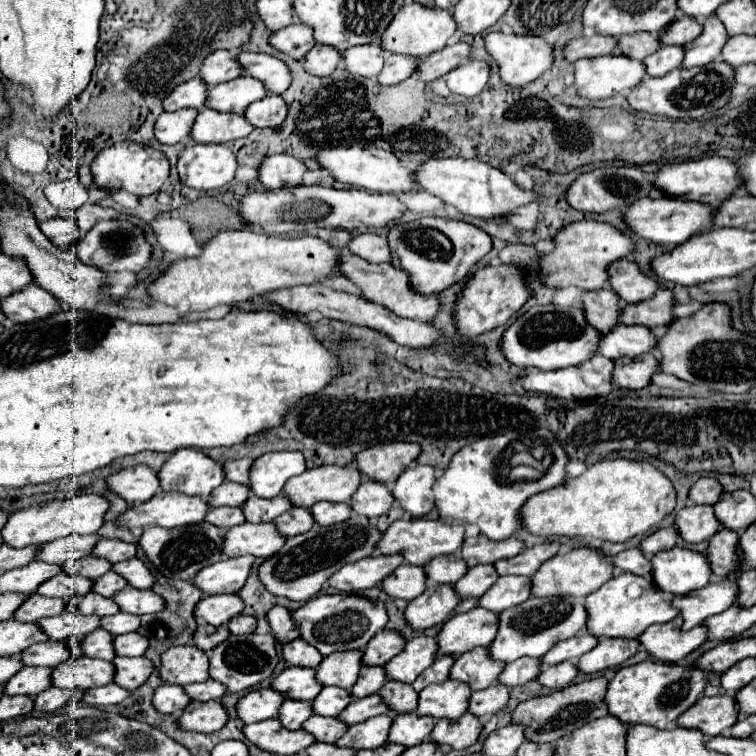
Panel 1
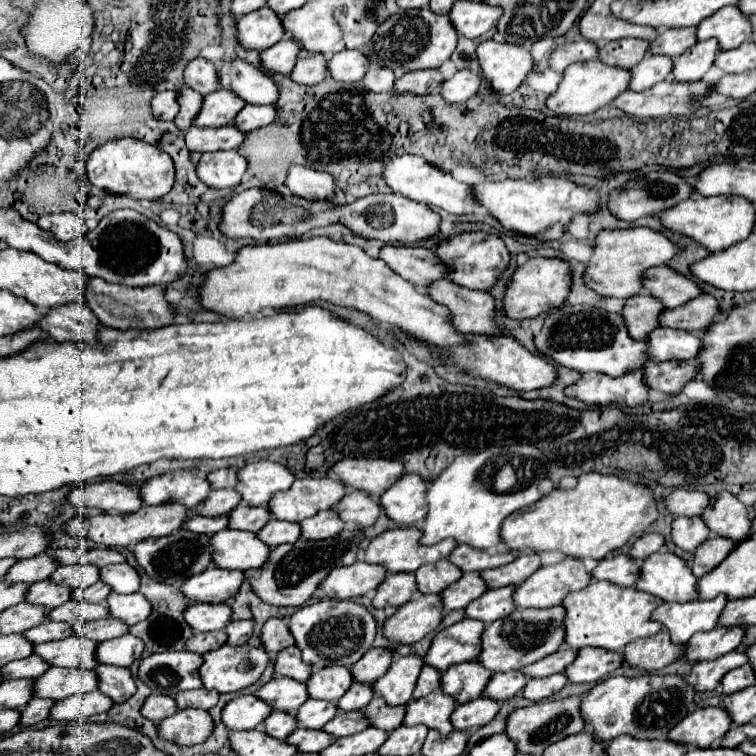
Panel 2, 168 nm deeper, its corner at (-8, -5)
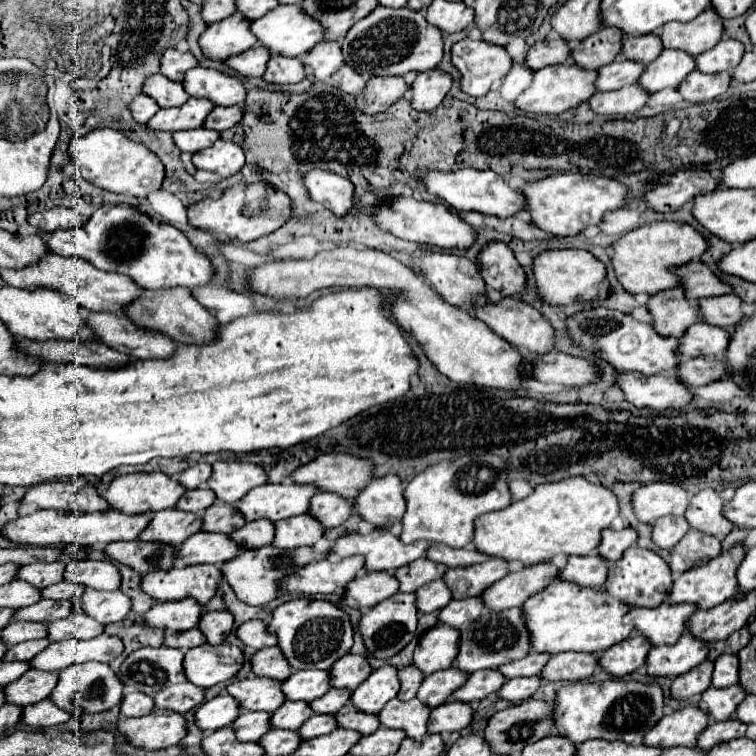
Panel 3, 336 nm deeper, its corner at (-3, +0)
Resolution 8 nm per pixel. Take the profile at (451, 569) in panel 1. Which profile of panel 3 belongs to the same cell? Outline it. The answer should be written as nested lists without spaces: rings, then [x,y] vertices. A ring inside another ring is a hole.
[[[421,557],[421,559],[417,559],[415,563],[409,563],[409,565],[405,565],[405,567],[399,567],[399,569],[395,571],[395,577],[397,577],[399,583],[401,583],[399,591],[403,591],[403,593],[413,593],[413,591],[417,591],[419,587],[423,587],[425,583],[443,577],[445,571],[447,571],[447,567],[443,567],[443,565],[439,565],[439,563],[433,563],[433,561],[427,559],[427,557]]]

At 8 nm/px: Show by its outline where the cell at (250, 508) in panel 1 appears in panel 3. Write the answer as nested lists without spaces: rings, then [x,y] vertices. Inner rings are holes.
[[[215,503],[205,511],[203,517],[203,531],[215,531],[215,533],[233,533],[235,529],[243,527],[247,519],[243,513],[229,503]]]

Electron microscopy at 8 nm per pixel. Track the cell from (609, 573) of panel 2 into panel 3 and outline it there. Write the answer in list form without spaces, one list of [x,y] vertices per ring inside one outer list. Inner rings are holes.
[[[597,553],[585,555],[585,557],[569,557],[567,567],[561,571],[561,579],[599,589],[607,581],[609,565],[611,565],[611,561],[601,559]]]

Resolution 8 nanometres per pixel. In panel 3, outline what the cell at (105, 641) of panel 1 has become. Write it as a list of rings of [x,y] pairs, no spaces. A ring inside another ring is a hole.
[[[35,639],[35,641],[25,641],[25,643],[17,643],[13,647],[9,647],[5,661],[31,661],[39,651],[43,651],[43,647],[49,647],[49,639]]]

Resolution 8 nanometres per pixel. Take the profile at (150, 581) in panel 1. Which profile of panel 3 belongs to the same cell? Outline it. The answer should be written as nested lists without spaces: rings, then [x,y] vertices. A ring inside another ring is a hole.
[[[69,561],[65,569],[65,579],[79,583],[89,589],[119,589],[119,569],[113,561]]]

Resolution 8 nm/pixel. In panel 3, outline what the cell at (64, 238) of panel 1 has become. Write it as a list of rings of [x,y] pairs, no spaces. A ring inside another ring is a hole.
[[[53,207],[47,211],[39,211],[29,217],[29,223],[39,231],[55,231],[55,229],[75,229],[83,225],[83,219],[75,209],[69,207]]]

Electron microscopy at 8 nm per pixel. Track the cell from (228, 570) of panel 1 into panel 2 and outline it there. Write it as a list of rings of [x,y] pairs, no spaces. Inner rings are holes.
[[[208,566],[204,572],[186,578],[184,584],[180,586],[180,592],[192,602],[220,604],[238,592],[242,580],[244,580],[242,572]]]

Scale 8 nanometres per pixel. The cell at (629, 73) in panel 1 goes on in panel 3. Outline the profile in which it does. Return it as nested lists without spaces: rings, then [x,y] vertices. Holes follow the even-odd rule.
[[[567,61],[561,65],[549,65],[545,69],[535,71],[533,85],[515,99],[515,107],[533,115],[559,115],[567,109],[587,103],[587,99],[591,99],[593,93],[595,93],[595,71],[583,71],[583,67],[575,67],[575,63]]]

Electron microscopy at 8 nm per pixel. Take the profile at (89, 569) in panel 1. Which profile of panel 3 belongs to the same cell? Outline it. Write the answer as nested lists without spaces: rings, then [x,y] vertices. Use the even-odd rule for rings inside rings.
[[[55,561],[55,563],[33,563],[33,565],[23,565],[17,573],[17,579],[25,579],[27,583],[35,585],[37,589],[45,589],[53,583],[59,583],[63,579],[65,571],[65,561]]]

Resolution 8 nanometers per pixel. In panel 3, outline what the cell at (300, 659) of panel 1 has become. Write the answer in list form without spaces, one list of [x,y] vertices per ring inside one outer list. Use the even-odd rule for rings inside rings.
[[[267,647],[267,649],[259,649],[253,659],[253,673],[261,675],[261,677],[271,677],[277,681],[283,681],[291,675],[291,667],[287,667],[287,659],[283,659],[283,653],[279,651],[279,647]]]

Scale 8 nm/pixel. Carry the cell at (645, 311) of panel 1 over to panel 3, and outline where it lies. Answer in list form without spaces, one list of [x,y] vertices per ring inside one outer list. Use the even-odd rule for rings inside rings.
[[[733,293],[729,295],[717,295],[717,297],[705,297],[699,299],[699,309],[703,311],[703,319],[709,325],[715,327],[735,327],[743,319],[741,311],[741,299]]]

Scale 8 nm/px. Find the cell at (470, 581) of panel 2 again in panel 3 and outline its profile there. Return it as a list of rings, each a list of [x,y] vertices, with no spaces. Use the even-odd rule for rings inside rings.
[[[437,579],[419,587],[415,595],[417,595],[417,607],[421,613],[439,611],[451,601],[451,589],[447,587],[447,583],[443,583],[443,579]]]

